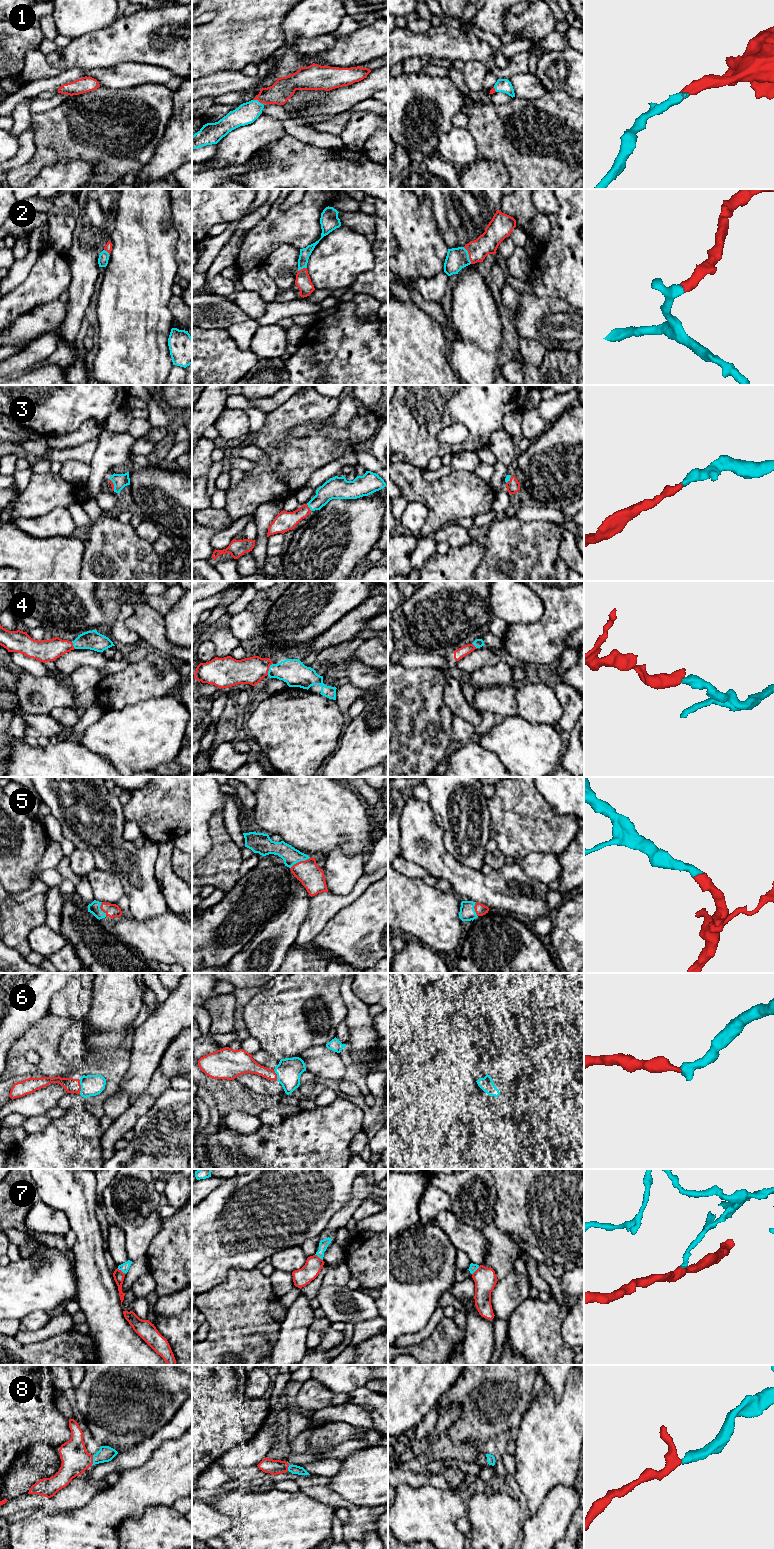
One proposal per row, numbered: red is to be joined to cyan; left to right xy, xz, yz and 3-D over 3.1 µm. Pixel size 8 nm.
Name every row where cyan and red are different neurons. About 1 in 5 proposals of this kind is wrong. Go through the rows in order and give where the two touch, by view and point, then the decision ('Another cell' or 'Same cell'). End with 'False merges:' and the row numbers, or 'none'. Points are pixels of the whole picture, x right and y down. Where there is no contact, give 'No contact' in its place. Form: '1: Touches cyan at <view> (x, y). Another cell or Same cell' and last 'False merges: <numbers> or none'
1: Touches cyan at xz (258, 101). Same cell
2: Touches cyan at yz (468, 255). Same cell
3: Touches cyan at xz (309, 507). Same cell
4: Touches cyan at xz (269, 669). Same cell
5: Touches cyan at xz (299, 861). Same cell
6: Touches cyan at xy (81, 1086). Same cell
7: Touches cyan at yz (476, 1269). Another cell
8: Touches cyan at xy (93, 1460). Same cell
False merges: 7

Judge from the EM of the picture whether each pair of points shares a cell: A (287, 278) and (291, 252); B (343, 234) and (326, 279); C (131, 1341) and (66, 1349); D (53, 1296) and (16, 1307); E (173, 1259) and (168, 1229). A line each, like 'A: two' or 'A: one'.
A: one
B: one
C: two
D: one
E: one

